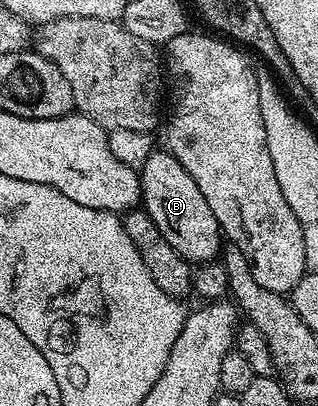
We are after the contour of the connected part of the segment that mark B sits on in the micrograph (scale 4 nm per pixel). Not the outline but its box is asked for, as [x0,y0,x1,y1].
[140,148,223,264]

